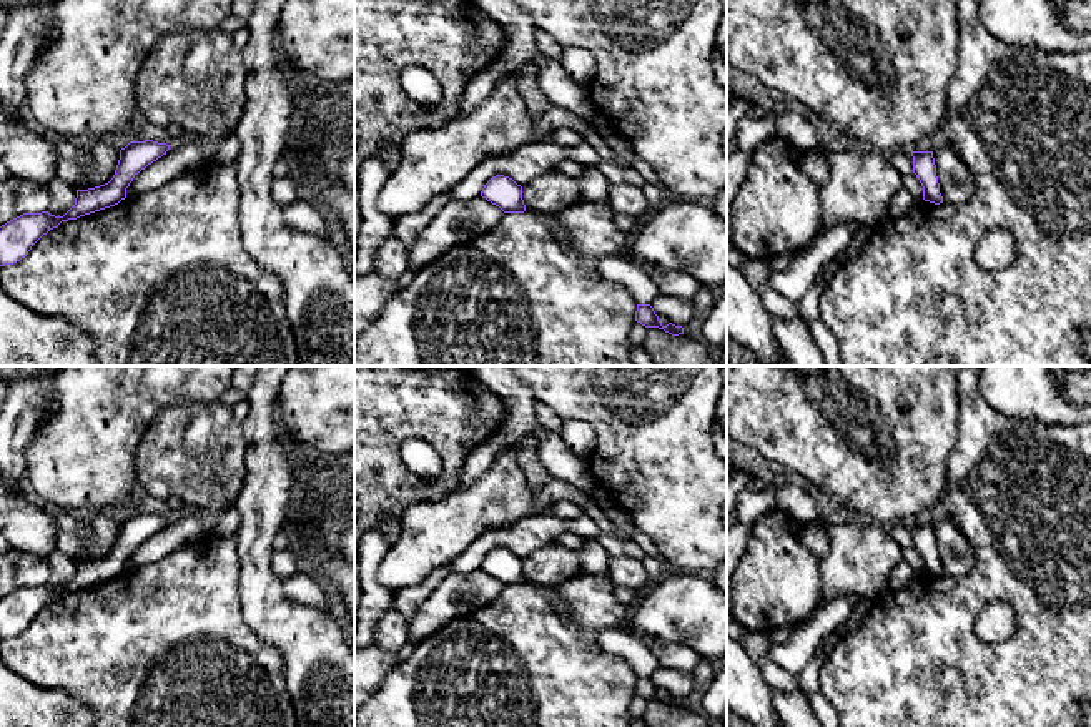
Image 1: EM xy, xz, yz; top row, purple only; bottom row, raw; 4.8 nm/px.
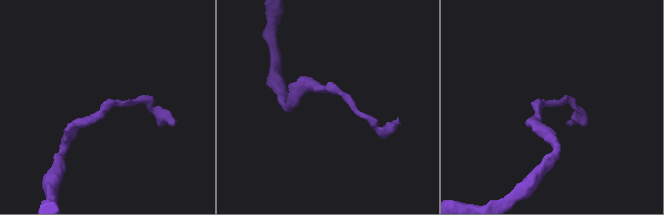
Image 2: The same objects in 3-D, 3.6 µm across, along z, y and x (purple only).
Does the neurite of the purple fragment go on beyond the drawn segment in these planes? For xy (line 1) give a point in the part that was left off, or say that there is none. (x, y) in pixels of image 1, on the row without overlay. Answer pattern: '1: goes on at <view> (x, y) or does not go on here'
1: does not go on here

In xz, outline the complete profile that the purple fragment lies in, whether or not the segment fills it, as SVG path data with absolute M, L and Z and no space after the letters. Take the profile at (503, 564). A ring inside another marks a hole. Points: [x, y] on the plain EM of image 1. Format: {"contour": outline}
{"contour": "M504 547L492 549L482 561L481 569L499 579L504 586L524 586L522 559Z"}

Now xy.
{"contour": "M153 512L130 514L120 522L113 551L100 559L77 562L75 577L63 587L48 584L23 586L0 599L0 639L13 637L25 631L32 619L62 594L110 581L126 571L126 561L148 537L166 527L171 517Z"}

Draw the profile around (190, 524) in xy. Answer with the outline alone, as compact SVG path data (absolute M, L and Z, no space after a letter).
M185 507L170 522L135 547L130 561L135 566L158 562L175 549L200 541L210 532L213 516L195 507Z

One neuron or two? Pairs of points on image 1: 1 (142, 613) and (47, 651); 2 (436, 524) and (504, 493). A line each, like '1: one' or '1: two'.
1: one
2: one

